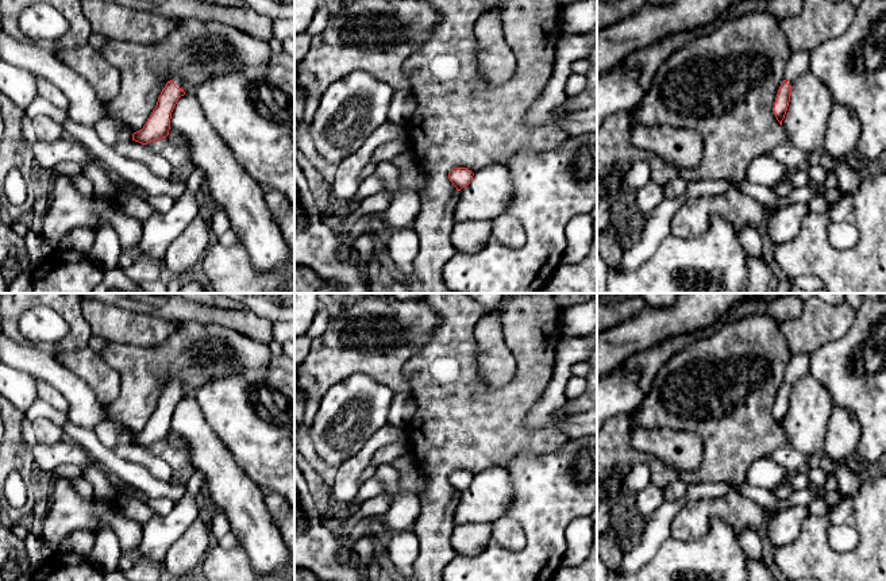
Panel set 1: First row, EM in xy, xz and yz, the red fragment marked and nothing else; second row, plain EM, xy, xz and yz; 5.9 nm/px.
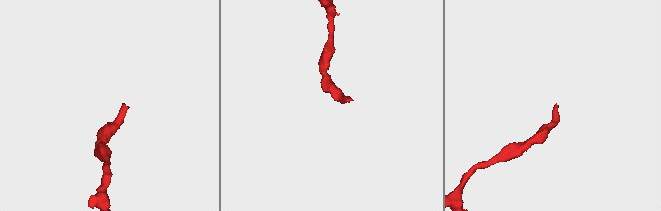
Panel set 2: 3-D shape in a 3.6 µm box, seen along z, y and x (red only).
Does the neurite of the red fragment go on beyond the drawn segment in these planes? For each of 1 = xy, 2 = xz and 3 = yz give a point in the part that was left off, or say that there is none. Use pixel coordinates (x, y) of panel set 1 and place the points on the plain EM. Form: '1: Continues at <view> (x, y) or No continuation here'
1: No continuation here
2: No continuation here
3: No continuation here

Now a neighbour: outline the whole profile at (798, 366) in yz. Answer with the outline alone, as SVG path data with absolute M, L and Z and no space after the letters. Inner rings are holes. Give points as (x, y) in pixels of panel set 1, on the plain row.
M800 354L791 357L791 361L786 369L786 380L789 388L793 388L796 381L800 380L802 376L809 373L810 366L810 355L809 354Z

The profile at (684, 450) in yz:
M636 427L631 434L631 440L636 450L654 455L679 470L694 470L704 457L702 440L693 431Z

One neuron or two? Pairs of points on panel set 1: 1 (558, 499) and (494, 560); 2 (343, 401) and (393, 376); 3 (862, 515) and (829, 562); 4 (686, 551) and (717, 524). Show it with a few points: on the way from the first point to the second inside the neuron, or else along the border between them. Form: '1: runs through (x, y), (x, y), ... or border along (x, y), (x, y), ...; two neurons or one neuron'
1: runs through (544, 520), (544, 535), (520, 560), (516, 560); one neuron
2: border along (347, 376), (368, 373), (395, 393); two neurons
3: runs through (865, 531), (865, 546), (846, 562); one neuron
4: runs through (696, 551), (715, 534); one neuron

